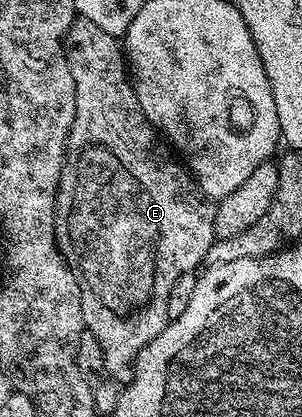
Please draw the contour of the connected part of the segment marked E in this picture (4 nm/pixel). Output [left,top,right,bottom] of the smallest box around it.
[55,17,215,385]

